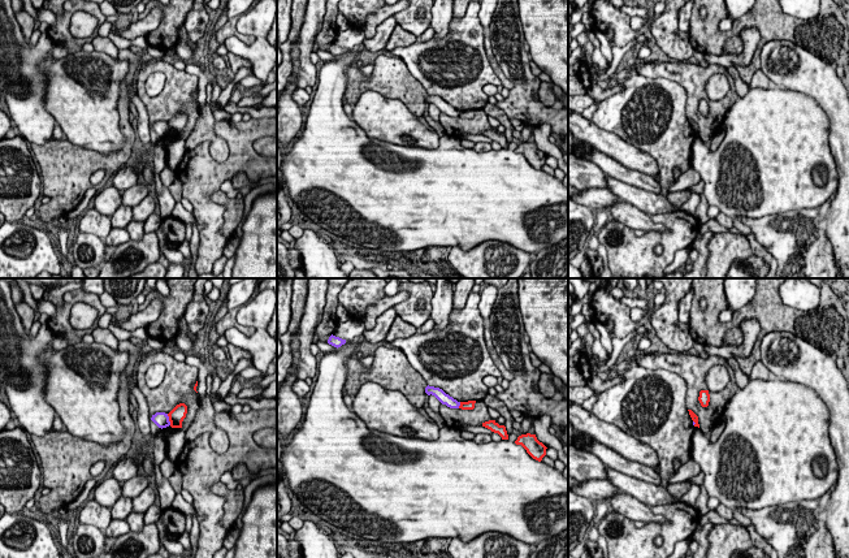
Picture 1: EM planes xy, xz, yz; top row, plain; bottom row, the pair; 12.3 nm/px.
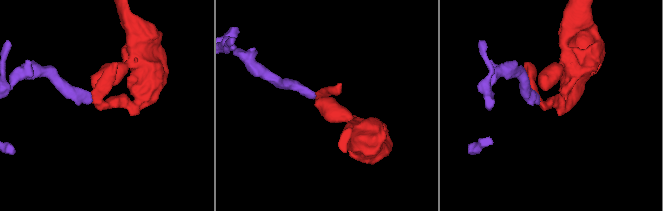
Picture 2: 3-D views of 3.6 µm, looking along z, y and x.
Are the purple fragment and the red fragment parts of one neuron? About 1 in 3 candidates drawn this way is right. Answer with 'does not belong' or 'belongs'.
does not belong

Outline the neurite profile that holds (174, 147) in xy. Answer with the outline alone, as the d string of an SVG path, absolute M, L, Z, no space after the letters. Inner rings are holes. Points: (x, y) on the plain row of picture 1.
M172 137L165 146L166 150L166 168L177 172L178 165L186 153L185 139L182 137Z

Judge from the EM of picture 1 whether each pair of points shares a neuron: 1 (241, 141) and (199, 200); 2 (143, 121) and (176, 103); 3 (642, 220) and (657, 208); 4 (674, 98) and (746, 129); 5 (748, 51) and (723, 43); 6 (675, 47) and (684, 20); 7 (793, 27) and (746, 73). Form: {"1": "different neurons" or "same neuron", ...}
{"1": "same neuron", "2": "different neurons", "3": "different neurons", "4": "different neurons", "5": "different neurons", "6": "different neurons", "7": "same neuron"}

